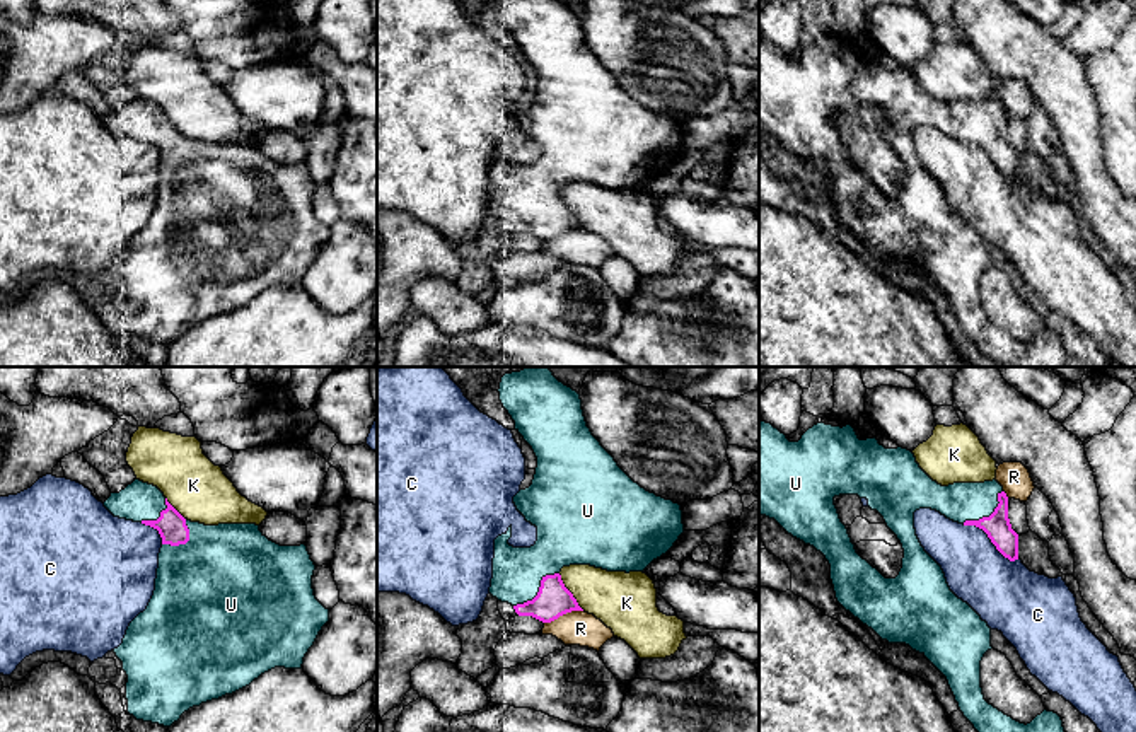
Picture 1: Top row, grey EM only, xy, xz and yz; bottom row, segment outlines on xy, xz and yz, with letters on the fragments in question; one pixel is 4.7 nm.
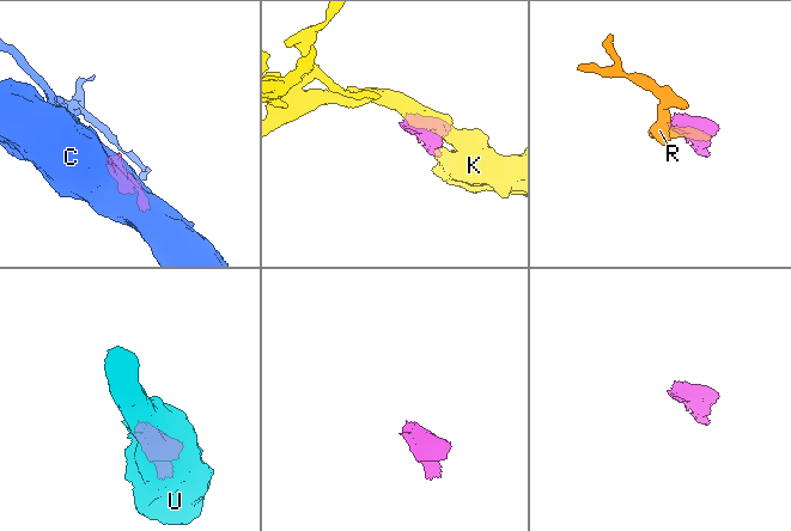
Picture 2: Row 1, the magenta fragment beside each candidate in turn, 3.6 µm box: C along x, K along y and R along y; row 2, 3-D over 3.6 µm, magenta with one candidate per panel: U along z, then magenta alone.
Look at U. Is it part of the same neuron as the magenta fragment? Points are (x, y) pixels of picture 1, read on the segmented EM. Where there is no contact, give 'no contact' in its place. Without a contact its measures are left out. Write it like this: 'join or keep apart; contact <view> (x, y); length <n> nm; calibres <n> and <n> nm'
join; contact xz (539, 591); length 280 nm; calibres 160 and 240 nm

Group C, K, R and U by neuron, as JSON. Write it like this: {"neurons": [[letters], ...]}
{"neurons": [["C"], ["K"], ["R"], ["U"]]}

